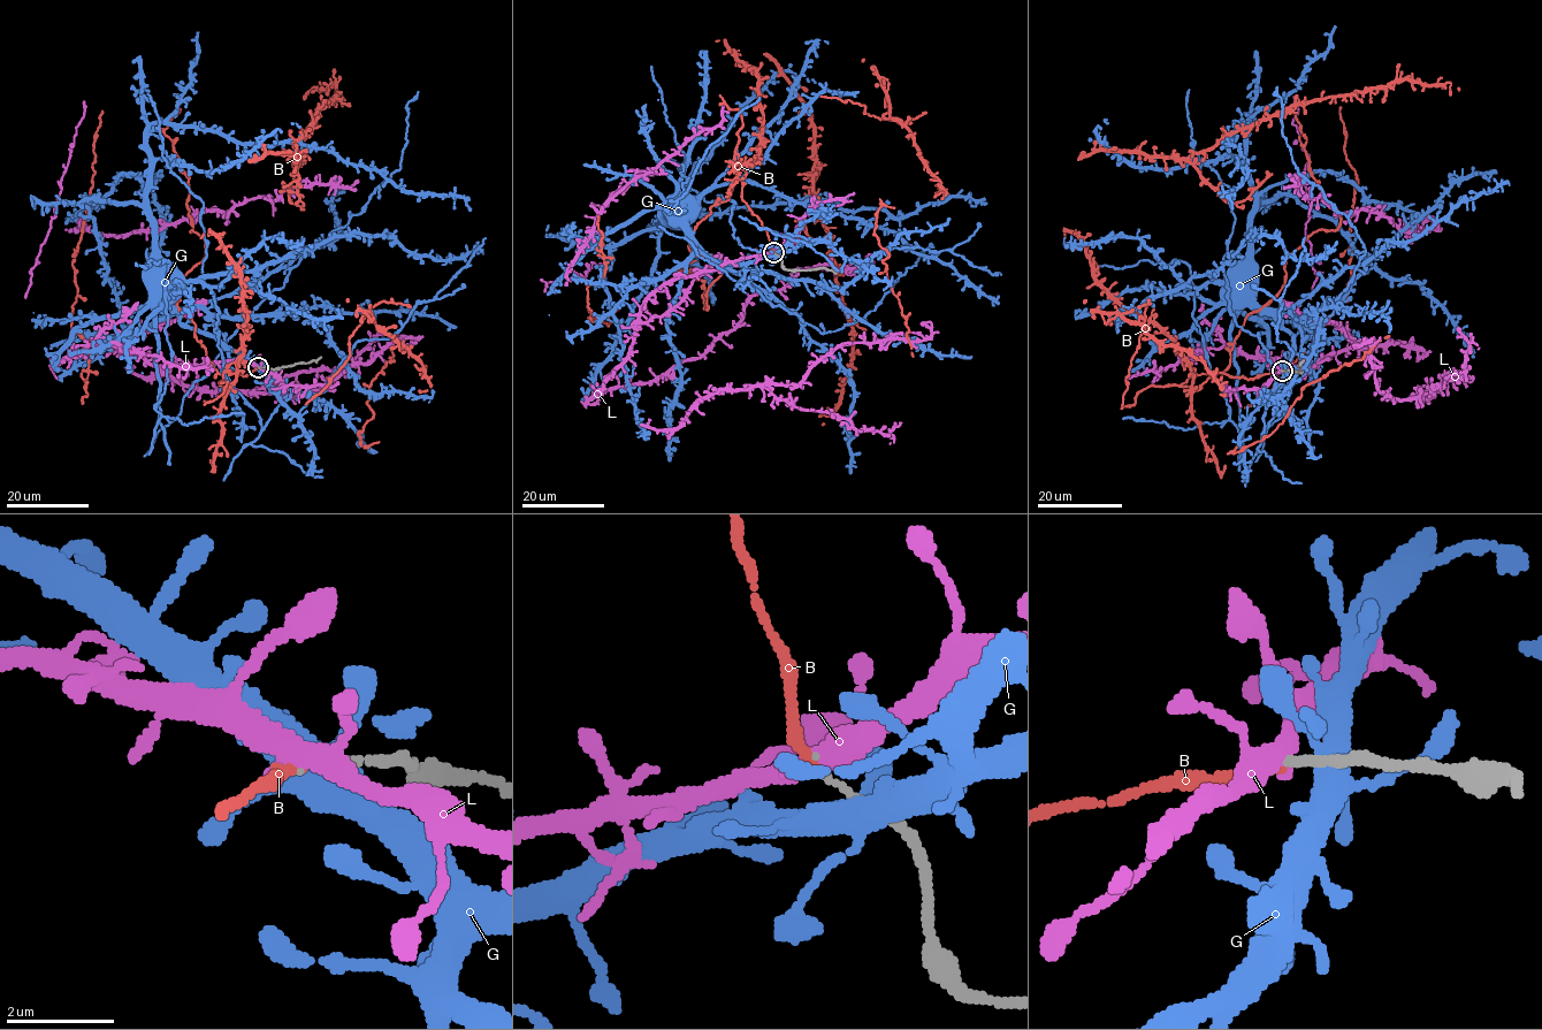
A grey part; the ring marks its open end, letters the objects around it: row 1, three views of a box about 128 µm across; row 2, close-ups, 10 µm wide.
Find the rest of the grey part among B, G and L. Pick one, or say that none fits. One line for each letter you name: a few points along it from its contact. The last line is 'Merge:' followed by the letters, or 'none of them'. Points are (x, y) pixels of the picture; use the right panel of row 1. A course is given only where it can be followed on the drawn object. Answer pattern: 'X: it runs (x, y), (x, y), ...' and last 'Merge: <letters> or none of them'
Merge: B

